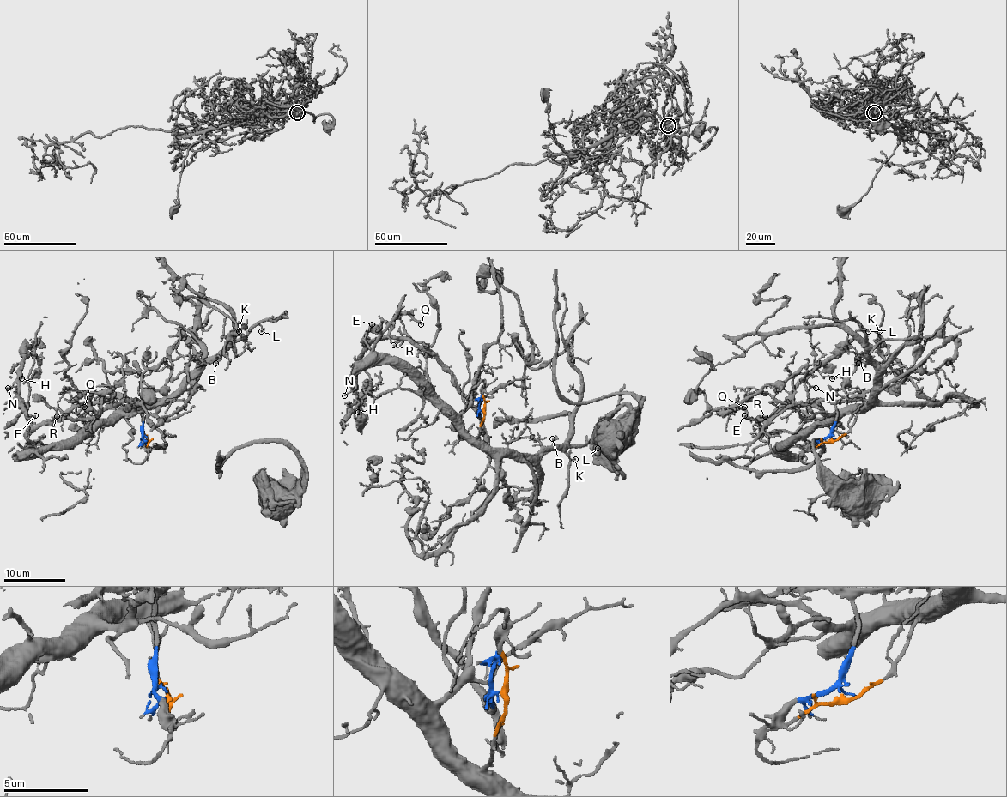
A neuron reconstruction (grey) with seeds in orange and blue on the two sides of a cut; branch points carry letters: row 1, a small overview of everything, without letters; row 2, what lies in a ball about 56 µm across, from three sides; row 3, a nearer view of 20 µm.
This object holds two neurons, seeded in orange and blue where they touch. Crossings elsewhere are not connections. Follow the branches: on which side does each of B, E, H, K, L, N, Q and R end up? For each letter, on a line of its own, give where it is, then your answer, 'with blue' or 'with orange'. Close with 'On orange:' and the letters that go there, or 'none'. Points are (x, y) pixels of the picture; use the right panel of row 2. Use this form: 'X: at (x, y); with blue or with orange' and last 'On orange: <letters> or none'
B: at (858, 363); with orange
E: at (744, 415); with blue
H: at (832, 378); with blue
K: at (879, 331); with orange
L: at (868, 331); with orange
N: at (815, 388); with blue
Q: at (744, 407); with blue
R: at (765, 416); with blue
On orange: B, K, L

